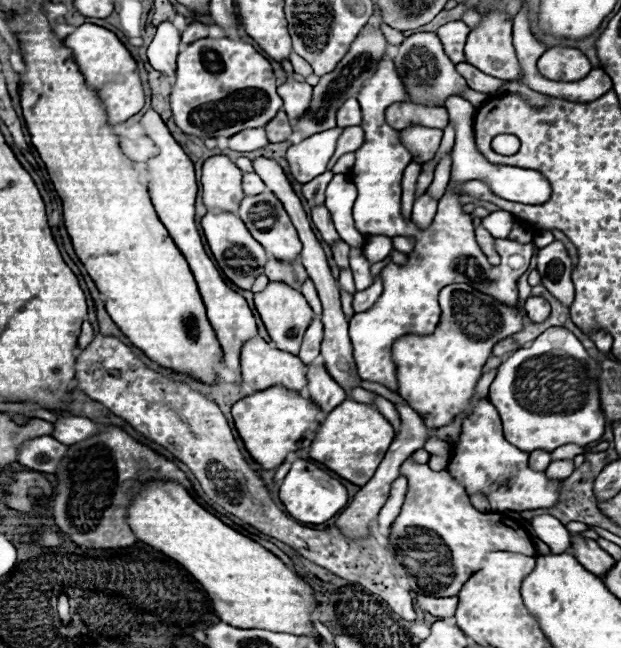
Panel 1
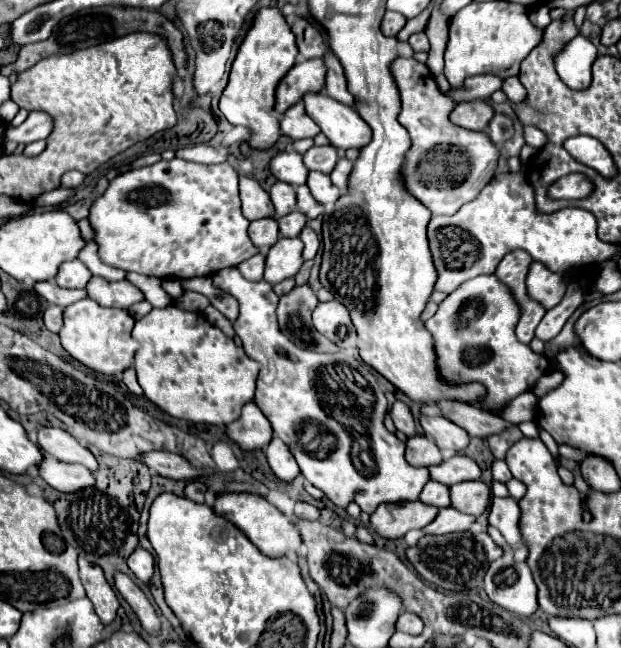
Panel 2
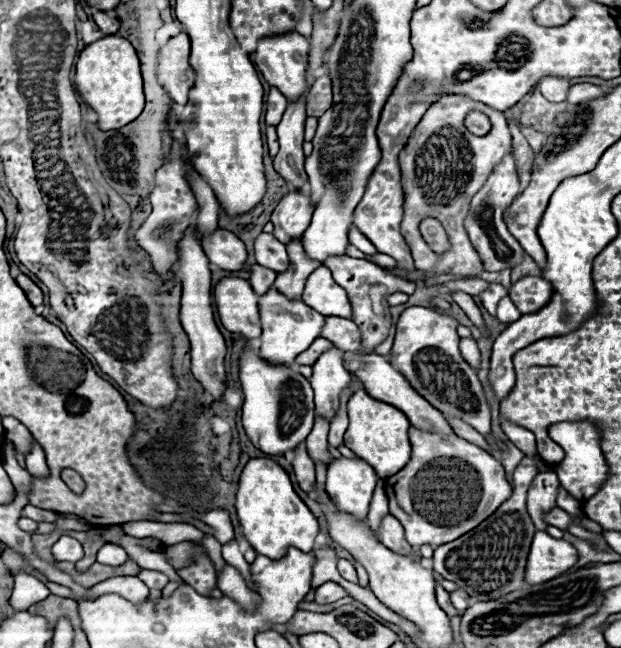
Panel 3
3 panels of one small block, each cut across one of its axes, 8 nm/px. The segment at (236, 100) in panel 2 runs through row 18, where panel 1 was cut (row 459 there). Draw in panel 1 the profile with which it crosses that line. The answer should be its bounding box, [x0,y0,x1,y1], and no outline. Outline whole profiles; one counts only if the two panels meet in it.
[232,386,324,470]

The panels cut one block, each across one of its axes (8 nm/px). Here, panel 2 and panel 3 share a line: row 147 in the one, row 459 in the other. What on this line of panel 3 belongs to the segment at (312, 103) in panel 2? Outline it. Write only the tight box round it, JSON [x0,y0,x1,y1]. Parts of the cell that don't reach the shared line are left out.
[326,458,376,520]

